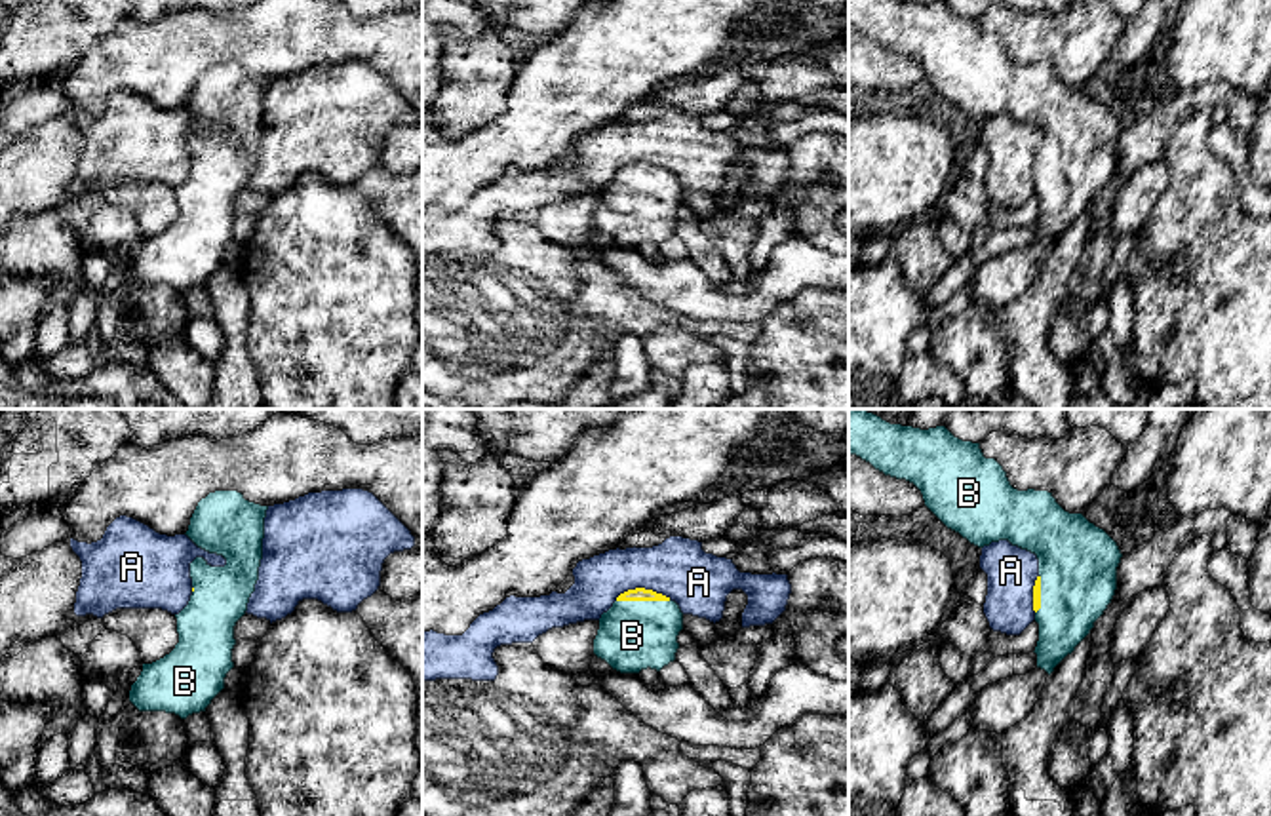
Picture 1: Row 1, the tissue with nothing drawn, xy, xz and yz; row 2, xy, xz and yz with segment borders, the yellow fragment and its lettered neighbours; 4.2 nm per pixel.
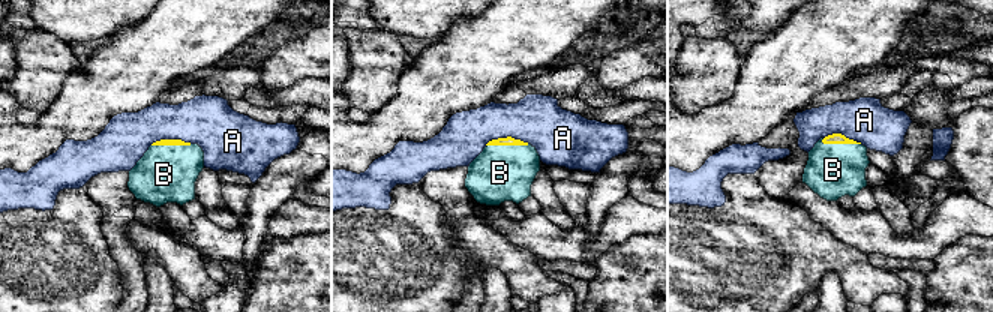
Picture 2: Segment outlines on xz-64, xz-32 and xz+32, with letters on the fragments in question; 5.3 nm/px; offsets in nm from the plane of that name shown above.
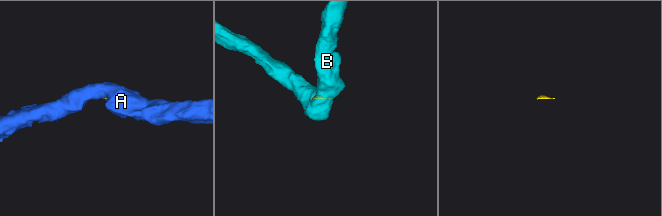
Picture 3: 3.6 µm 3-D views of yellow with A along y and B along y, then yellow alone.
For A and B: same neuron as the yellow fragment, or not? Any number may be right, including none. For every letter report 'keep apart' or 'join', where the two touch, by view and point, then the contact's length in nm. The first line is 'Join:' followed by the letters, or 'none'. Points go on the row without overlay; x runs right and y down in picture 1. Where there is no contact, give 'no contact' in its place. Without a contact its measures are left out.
Join: B
A: keep apart; meets yellow in xz at (642, 162); contact 240 nm long
B: join; meets yellow in xz at (644, 174); contact 240 nm long

